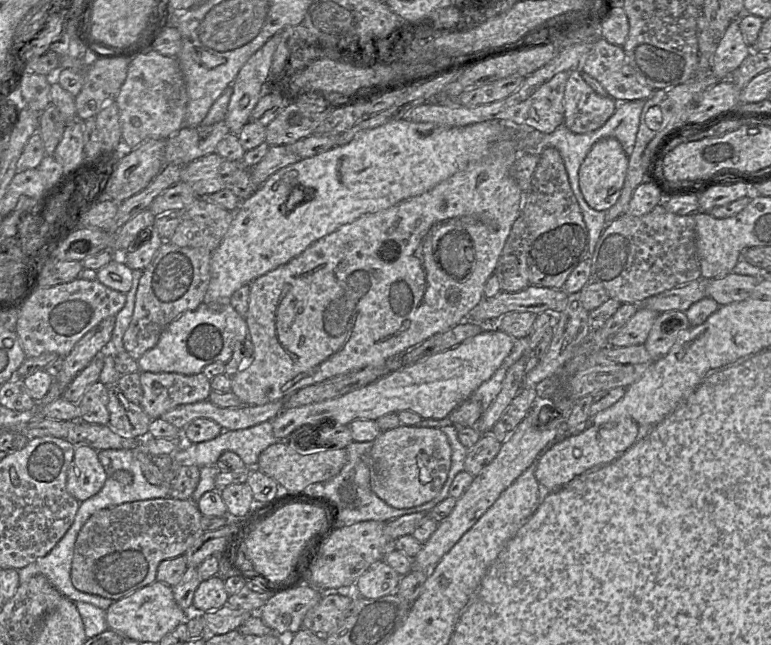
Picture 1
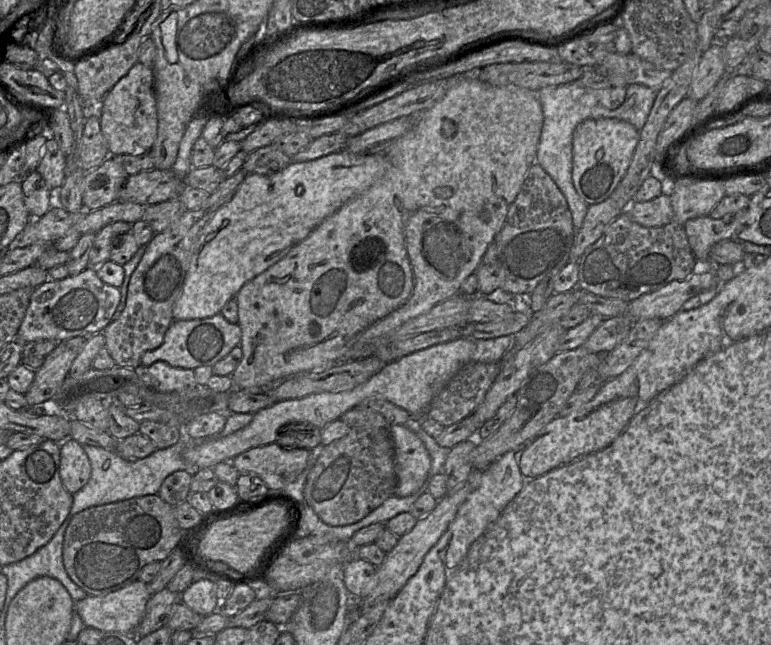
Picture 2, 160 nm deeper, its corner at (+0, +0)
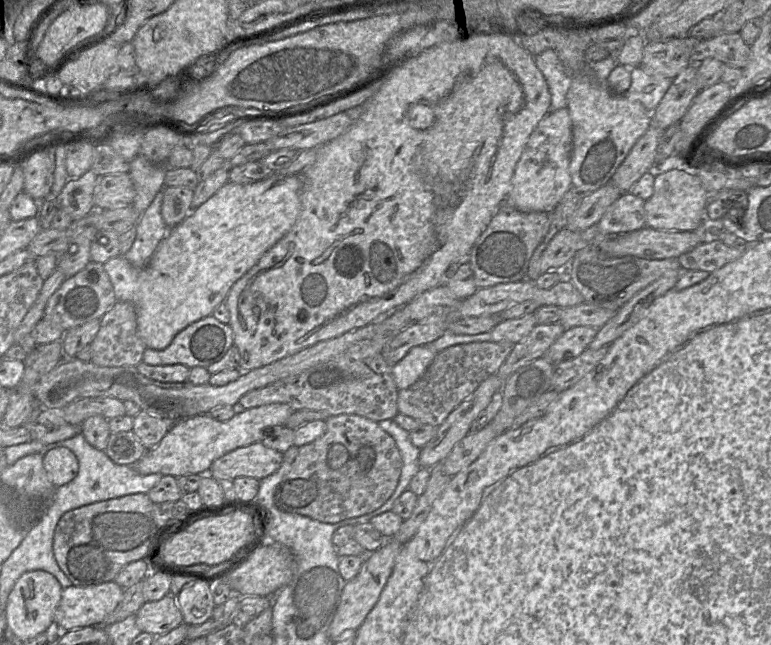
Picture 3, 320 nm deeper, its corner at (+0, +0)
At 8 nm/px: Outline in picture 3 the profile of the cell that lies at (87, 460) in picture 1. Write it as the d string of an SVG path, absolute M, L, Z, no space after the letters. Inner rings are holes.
M56 447L43 456L43 466L49 480L57 488L71 482L78 474L76 455L66 447Z

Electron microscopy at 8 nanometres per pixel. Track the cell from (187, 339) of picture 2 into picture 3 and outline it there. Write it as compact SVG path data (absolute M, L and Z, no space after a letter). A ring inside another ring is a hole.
M213 316L204 317L181 330L163 350L147 348L142 362L153 366L182 364L189 369L193 367L207 368L219 361L233 345L233 331L228 324L223 324Z

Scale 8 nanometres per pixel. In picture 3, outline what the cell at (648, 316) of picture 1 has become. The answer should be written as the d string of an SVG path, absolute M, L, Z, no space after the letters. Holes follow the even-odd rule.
M575 326L565 329L543 357L554 365L574 358L588 348L597 332L598 329L591 326Z

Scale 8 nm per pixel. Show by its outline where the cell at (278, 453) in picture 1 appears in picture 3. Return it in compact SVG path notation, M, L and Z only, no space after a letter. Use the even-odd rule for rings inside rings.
M261 442L239 447L214 460L209 475L224 479L252 477L261 480L281 466L283 454Z

